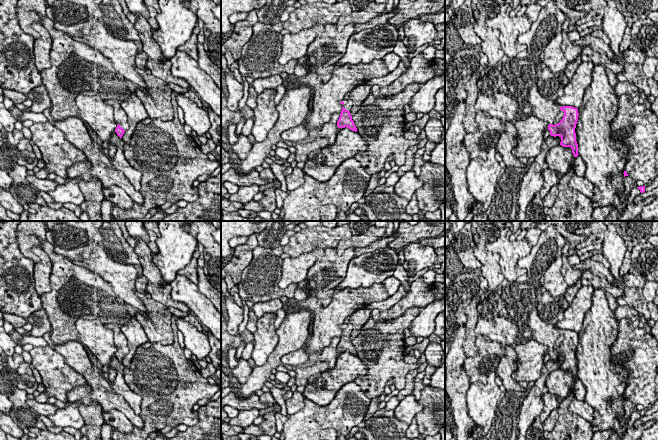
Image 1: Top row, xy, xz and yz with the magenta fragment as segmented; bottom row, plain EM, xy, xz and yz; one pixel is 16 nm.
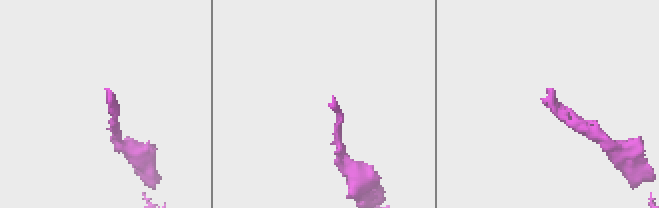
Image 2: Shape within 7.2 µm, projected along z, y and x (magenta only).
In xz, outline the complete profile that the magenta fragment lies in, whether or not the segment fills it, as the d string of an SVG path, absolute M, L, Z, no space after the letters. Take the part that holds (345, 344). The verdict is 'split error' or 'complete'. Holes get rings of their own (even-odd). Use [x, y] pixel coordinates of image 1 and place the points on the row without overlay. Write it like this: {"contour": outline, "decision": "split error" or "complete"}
{"contour": "M344 323L340 327L342 328L343 331L340 337L340 341L337 345L337 351L341 353L348 351L350 354L357 356L357 352L350 338L352 330L353 330L353 325L351 323Z", "decision": "split error"}

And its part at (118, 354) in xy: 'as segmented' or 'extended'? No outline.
extended

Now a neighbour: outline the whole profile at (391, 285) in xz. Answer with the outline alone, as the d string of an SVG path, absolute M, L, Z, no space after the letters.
M394 276L387 278L384 282L384 289L386 290L388 296L394 295L399 287L401 286L401 282L396 279Z

